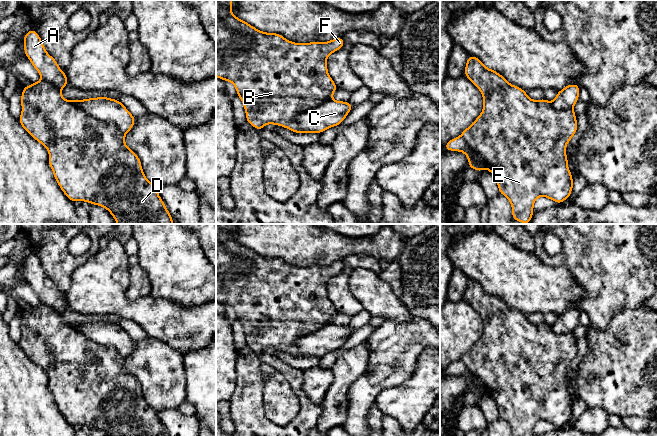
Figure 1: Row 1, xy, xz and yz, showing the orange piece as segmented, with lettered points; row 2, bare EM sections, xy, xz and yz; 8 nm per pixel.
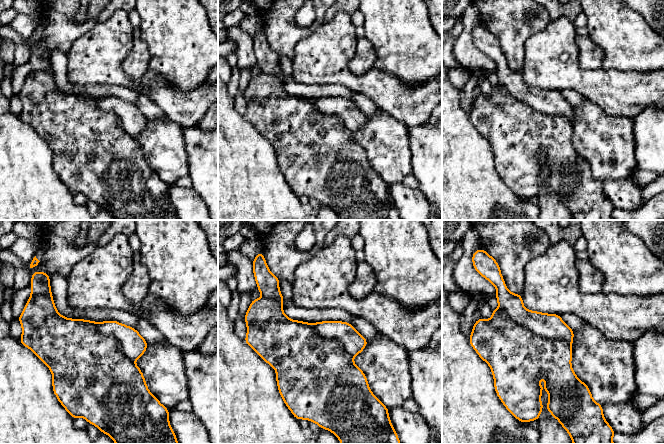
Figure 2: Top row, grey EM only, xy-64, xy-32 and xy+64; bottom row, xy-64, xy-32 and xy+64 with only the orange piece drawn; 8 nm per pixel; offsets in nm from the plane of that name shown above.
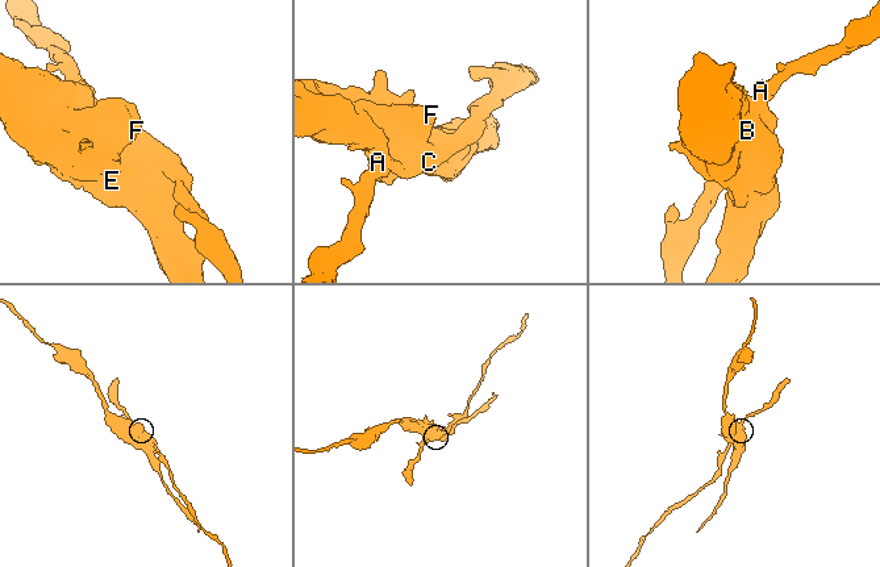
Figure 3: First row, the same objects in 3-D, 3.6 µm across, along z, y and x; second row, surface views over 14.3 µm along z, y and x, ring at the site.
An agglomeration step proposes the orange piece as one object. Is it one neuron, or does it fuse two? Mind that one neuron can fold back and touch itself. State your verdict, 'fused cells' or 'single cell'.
fused cells

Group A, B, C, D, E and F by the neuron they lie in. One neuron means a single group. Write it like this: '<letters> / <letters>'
A C / B D E F

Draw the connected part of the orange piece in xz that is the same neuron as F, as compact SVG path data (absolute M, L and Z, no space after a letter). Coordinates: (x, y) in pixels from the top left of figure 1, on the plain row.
M216 224L216 301L234 308L237 320L241 323L245 333L246 345L255 353L262 354L264 349L274 348L299 357L296 342L332 324L332 319L338 313L328 298L327 281L343 273L343 261L334 262L325 267L291 266L281 258L260 255L240 244L230 235L233 230L232 224Z

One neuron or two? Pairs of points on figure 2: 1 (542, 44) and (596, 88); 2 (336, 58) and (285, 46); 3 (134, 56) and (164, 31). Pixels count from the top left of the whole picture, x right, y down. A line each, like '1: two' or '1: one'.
1: one
2: two
3: two

